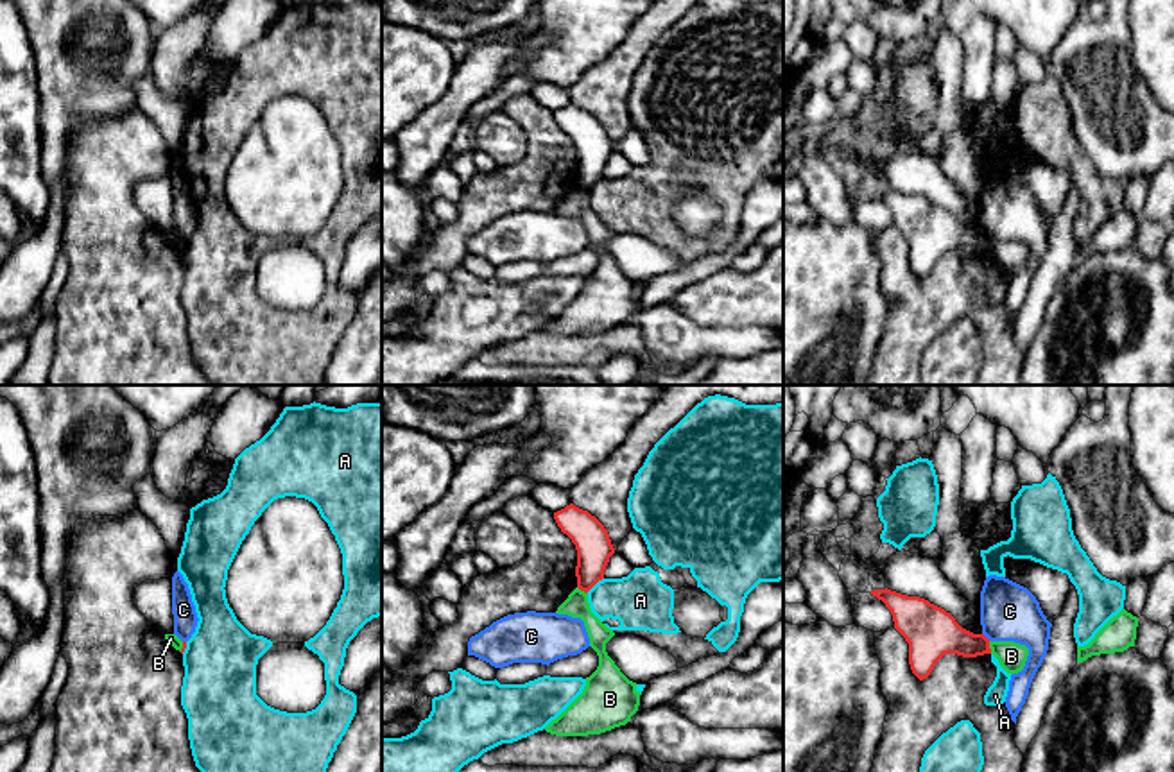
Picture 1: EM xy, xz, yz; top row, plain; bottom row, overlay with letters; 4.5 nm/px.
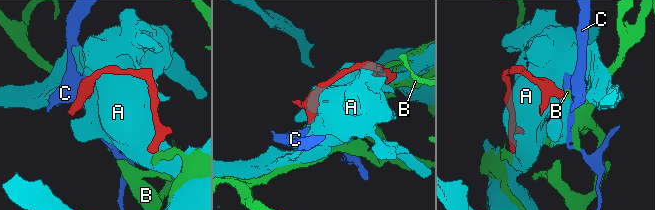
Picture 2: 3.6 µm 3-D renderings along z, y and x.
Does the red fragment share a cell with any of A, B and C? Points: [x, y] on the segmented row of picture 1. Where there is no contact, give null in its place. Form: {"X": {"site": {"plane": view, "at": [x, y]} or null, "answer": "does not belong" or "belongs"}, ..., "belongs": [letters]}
{"A": {"site": {"plane": "xz", "at": [594, 584]}, "answer": "does not belong"}, "B": {"site": {"plane": "yz", "at": [988, 647]}, "answer": "does not belong"}, "C": {"site": {"plane": "yz", "at": [984, 636]}, "answer": "does not belong"}, "belongs": []}

